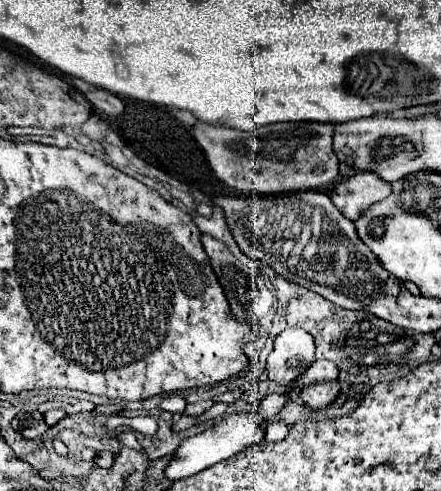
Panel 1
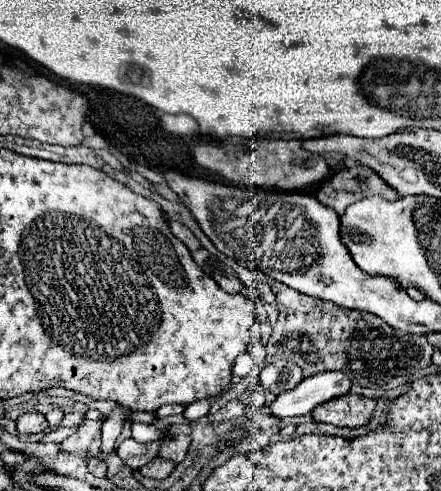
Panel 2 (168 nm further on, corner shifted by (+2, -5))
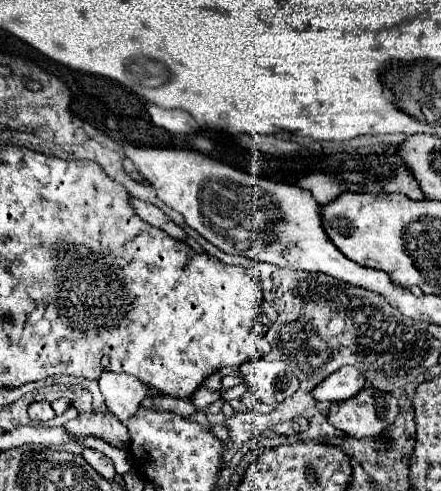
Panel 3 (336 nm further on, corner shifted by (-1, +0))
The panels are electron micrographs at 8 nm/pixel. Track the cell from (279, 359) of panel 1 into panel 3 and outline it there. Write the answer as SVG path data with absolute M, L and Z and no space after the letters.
M247 361L241 367L247 389L253 393L255 401L265 405L279 405L297 391L297 377L291 367L283 361Z

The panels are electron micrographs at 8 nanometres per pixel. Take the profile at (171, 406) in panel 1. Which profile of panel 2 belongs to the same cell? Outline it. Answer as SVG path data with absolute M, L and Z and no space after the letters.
M208 398L208 400L198 400L198 402L194 402L194 404L184 406L184 418L188 418L188 420L198 420L198 418L206 416L206 414L208 414L208 410L210 410L212 400L214 400L214 398Z

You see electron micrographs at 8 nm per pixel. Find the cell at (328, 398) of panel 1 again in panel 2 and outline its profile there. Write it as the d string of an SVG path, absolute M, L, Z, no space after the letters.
M346 394L346 396L334 398L334 400L328 400L326 404L314 408L310 414L316 422L358 428L368 422L370 414L374 412L374 406L376 406L374 400L370 400L366 396Z

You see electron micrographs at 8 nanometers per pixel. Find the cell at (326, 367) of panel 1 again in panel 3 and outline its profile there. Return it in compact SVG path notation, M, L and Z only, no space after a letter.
M341 367L341 371L335 371L313 389L313 397L317 401L341 403L355 397L363 387L365 377L357 371L357 367Z

